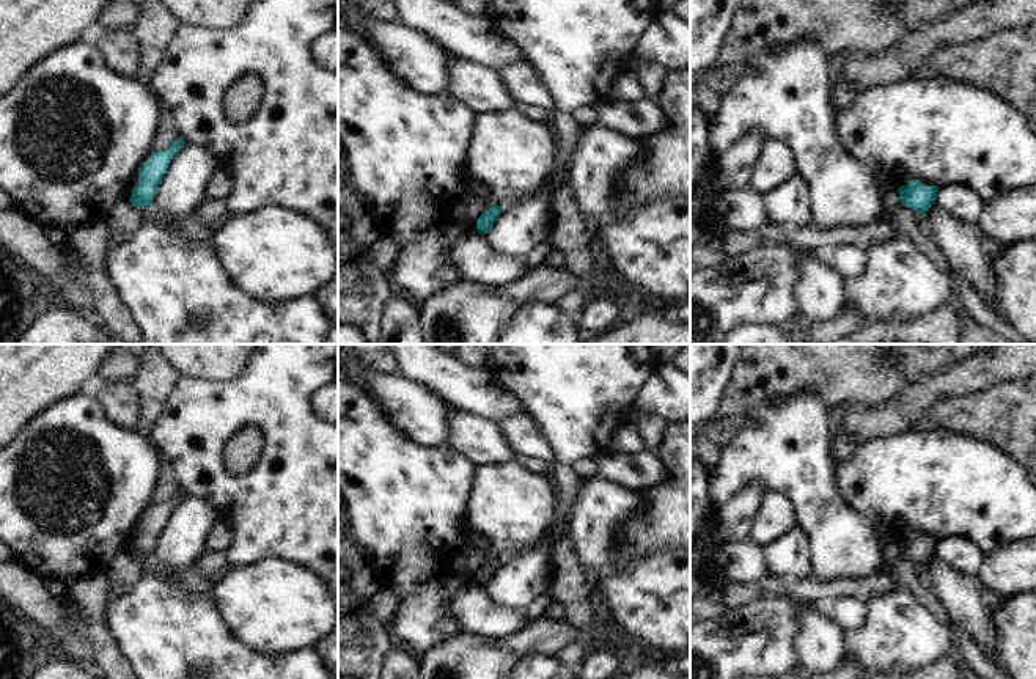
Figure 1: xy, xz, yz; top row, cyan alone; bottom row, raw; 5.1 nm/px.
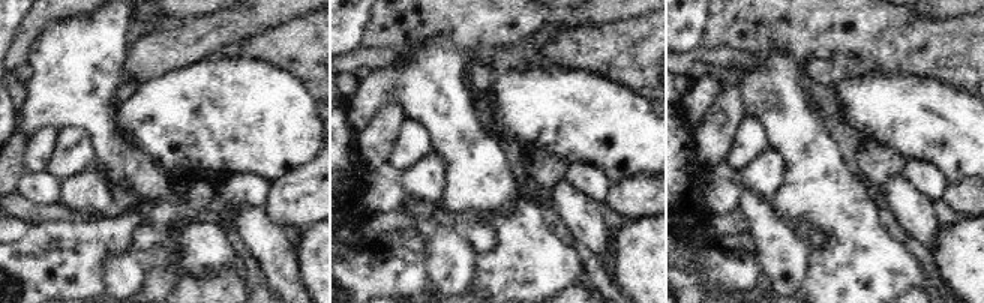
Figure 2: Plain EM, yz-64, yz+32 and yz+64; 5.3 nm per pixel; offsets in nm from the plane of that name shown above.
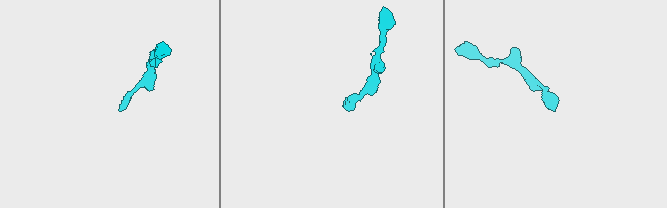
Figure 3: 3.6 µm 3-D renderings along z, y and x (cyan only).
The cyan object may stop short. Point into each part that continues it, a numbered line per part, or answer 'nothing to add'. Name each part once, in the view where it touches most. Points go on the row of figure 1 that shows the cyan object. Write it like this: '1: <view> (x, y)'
nothing to add

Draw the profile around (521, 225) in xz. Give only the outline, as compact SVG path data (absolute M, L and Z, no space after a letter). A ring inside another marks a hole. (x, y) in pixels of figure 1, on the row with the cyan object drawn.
M550 193L520 198L503 206L490 231L483 236L497 251L525 258L549 237L550 209Z

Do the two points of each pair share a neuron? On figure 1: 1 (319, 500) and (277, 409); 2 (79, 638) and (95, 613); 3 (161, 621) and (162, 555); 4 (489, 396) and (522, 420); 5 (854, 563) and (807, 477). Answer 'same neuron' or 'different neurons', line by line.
1: same neuron
2: different neurons
3: different neurons
4: different neurons
5: same neuron

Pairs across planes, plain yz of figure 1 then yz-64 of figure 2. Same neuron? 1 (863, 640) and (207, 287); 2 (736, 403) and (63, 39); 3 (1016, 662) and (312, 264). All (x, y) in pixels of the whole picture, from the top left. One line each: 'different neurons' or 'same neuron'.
1: different neurons
2: different neurons
3: same neuron

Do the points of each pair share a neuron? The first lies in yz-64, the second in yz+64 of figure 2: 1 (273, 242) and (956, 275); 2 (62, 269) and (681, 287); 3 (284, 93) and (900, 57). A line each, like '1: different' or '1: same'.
1: different
2: same
3: different

